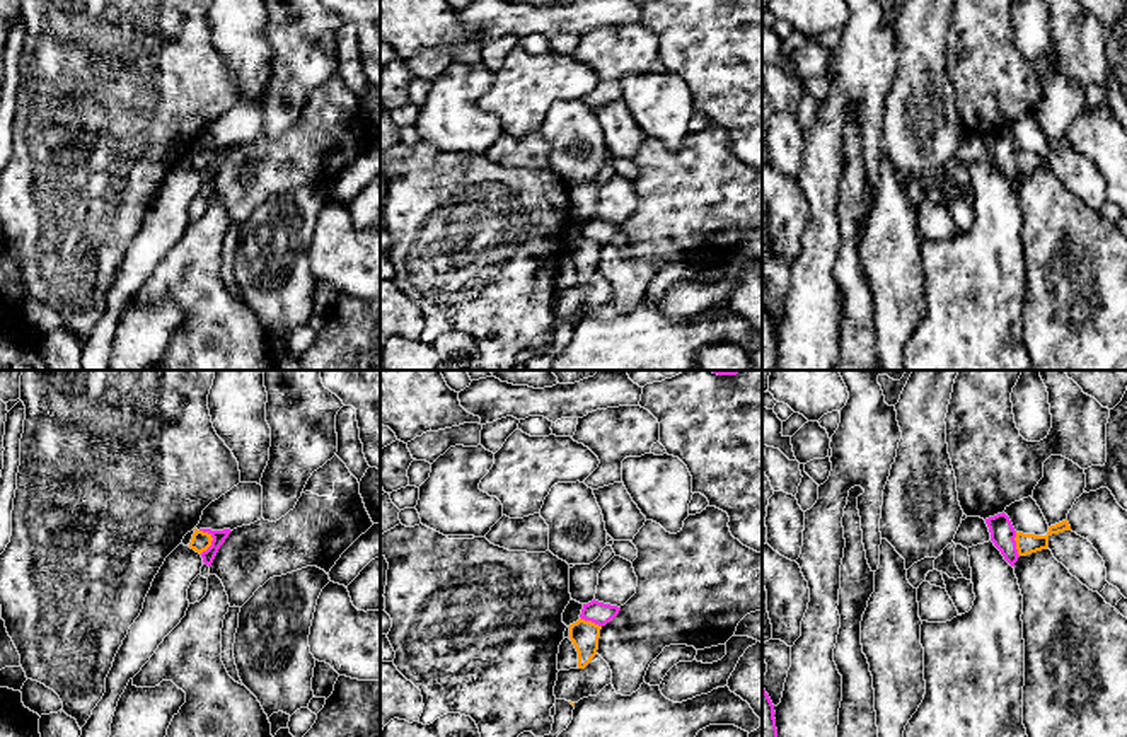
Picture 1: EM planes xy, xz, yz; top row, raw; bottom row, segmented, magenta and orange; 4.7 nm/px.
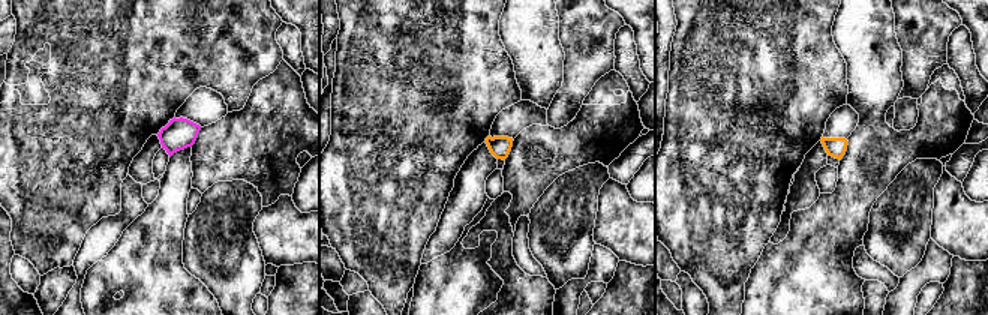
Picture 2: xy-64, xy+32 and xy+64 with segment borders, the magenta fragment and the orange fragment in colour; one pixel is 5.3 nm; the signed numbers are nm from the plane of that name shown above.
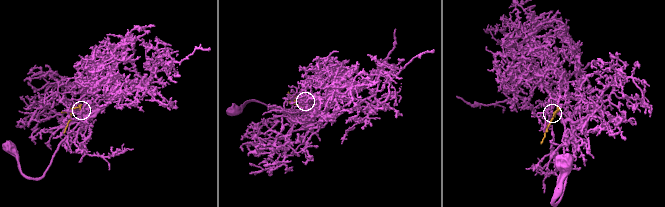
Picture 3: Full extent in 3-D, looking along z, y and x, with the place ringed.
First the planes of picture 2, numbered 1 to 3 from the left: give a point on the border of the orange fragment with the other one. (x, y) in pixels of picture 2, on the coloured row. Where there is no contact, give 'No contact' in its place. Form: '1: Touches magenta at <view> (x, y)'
1: No contact
2: No contact
3: No contact

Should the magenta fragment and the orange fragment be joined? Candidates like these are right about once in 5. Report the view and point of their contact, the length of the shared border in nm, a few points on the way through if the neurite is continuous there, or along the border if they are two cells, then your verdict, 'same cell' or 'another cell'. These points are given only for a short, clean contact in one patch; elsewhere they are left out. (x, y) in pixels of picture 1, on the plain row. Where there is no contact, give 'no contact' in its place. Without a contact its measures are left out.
xy (212, 159) | 120 nm | along xy (202, 147), (212, 156), (212, 161), (200, 171) | another cell

